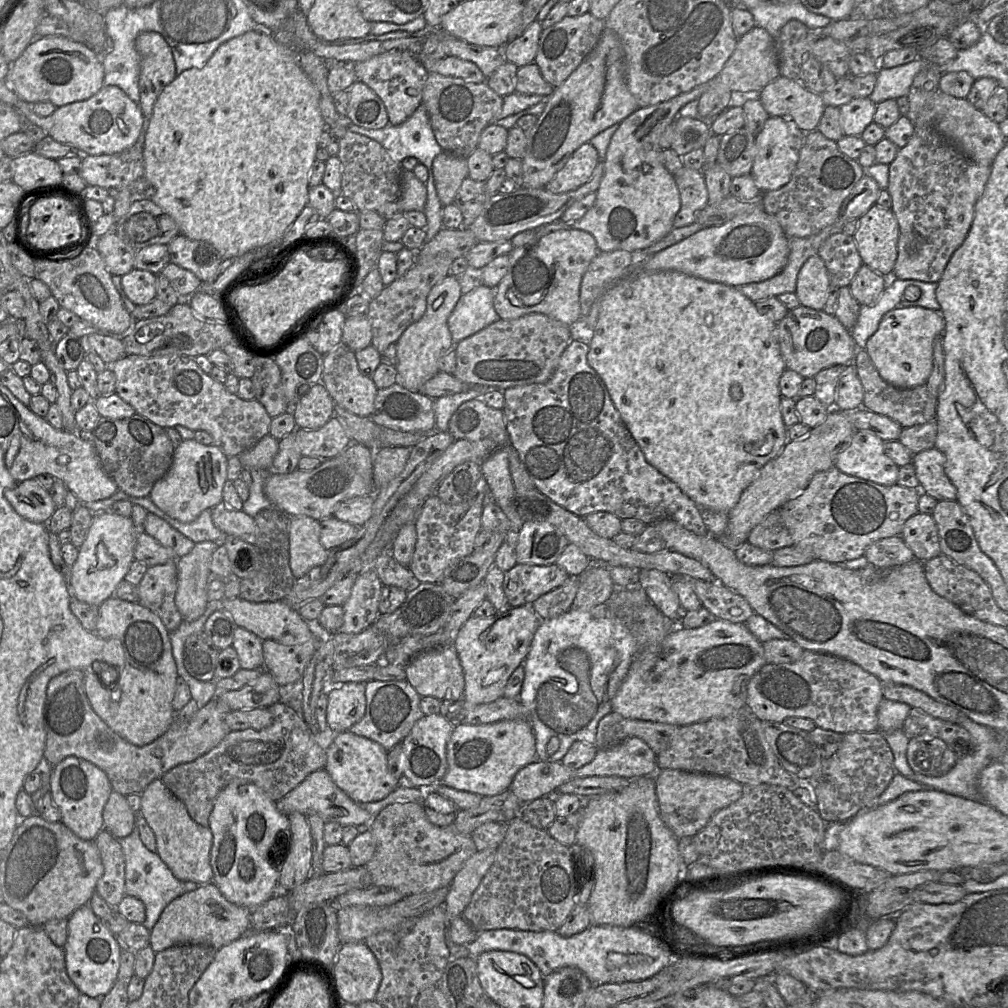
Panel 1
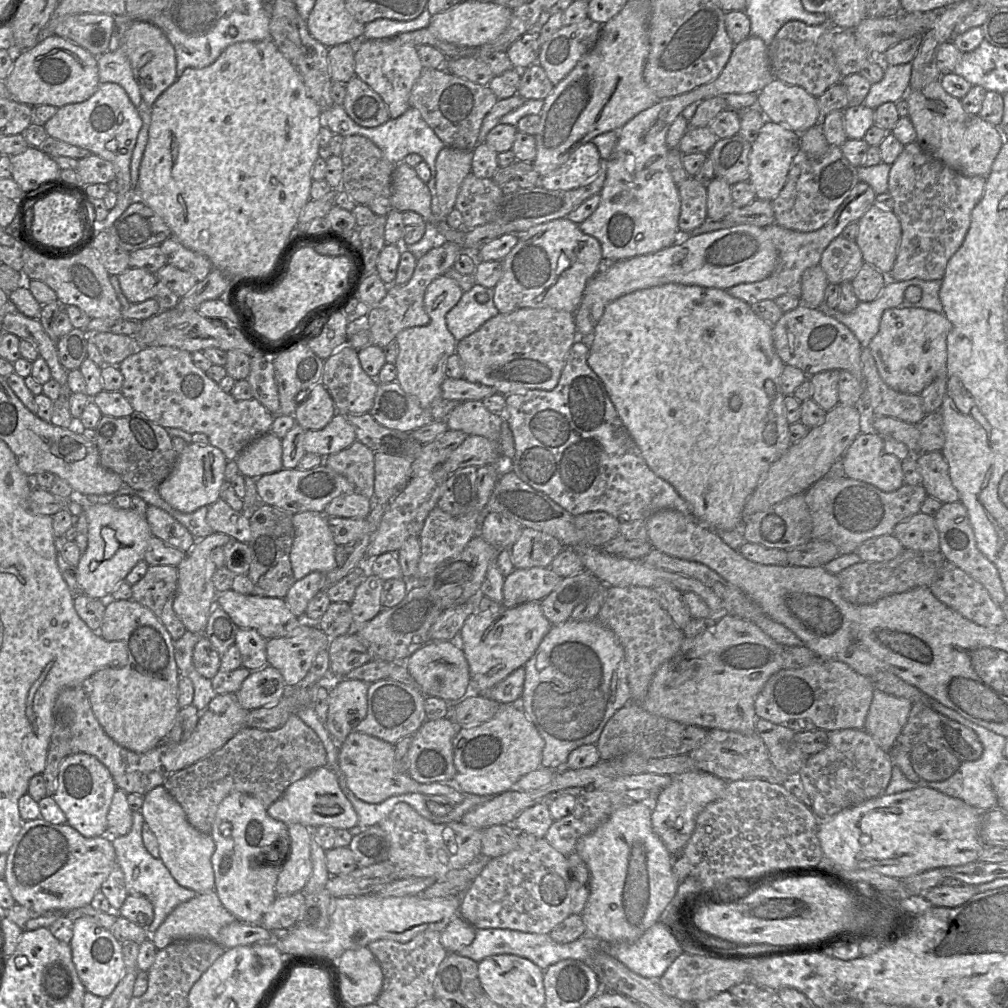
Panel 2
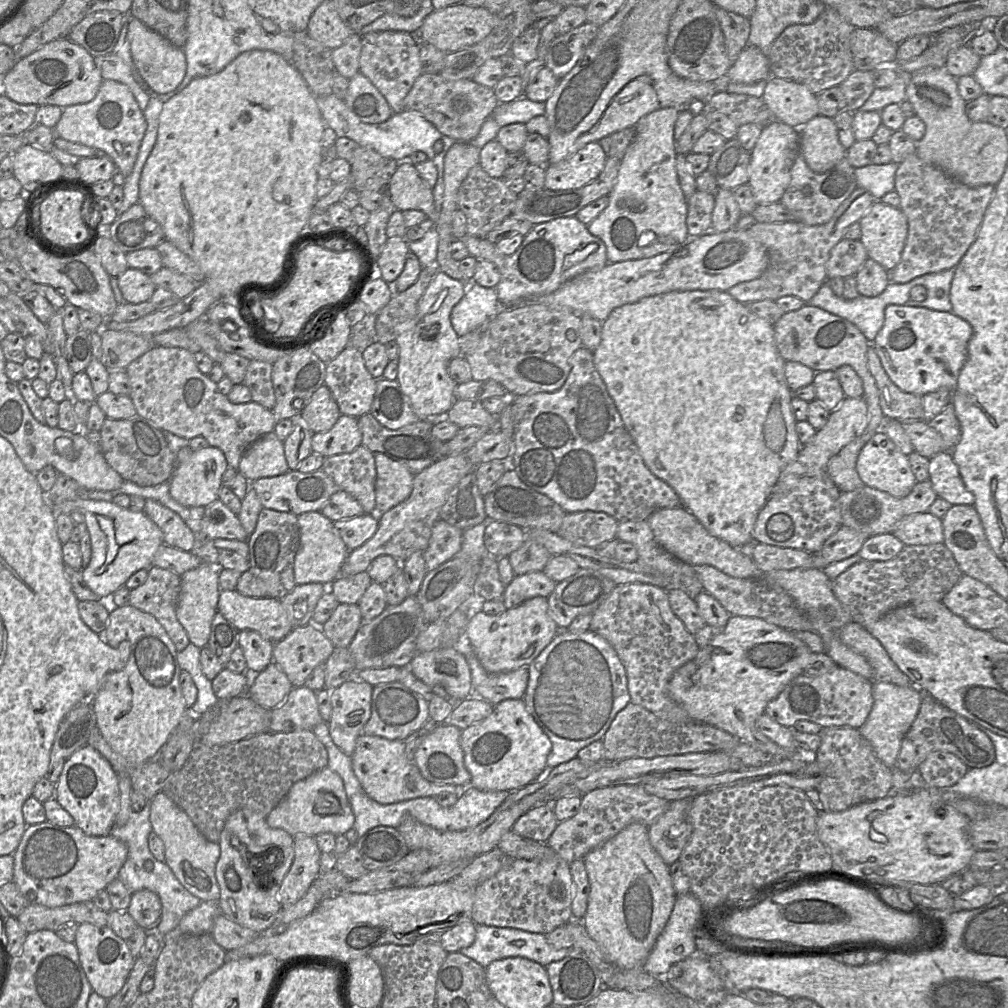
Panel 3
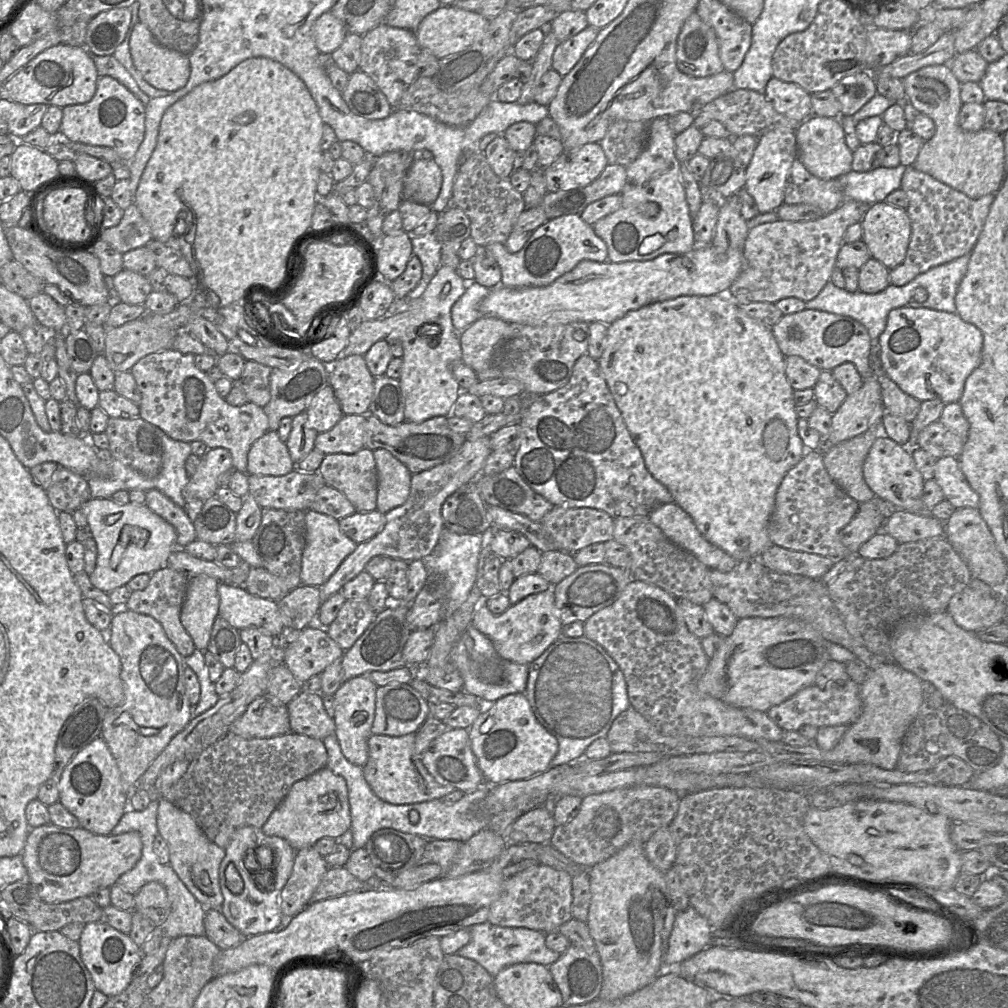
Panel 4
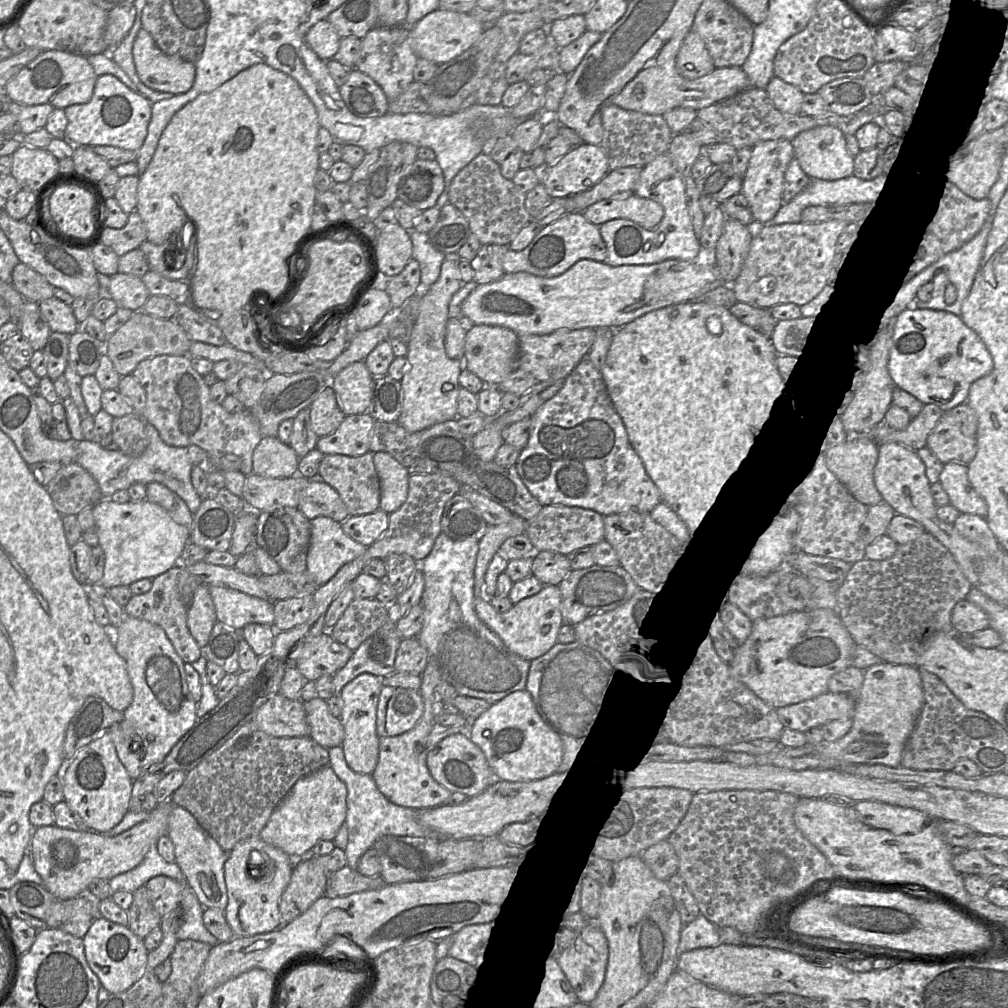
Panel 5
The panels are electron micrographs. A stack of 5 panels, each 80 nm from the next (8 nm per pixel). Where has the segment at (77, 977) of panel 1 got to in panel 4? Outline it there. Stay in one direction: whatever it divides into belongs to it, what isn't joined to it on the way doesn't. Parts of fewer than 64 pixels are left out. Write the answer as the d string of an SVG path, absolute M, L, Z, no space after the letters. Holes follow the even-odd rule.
M104 921L85 924L78 940L81 959L89 971L94 987L107 997L120 994L132 981L143 954L129 937Z

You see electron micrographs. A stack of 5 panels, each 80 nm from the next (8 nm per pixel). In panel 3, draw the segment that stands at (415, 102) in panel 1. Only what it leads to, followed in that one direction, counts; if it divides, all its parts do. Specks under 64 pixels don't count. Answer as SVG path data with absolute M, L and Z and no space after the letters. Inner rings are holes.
M398 31L369 32L362 35L359 73L367 77L390 105L393 113L403 111L403 100L422 74L420 40L416 34Z

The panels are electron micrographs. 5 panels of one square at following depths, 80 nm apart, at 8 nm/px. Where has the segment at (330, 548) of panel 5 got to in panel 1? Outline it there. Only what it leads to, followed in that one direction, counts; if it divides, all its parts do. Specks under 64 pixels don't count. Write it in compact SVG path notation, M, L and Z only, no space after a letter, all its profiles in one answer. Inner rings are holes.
M306 515L291 516L289 523L289 565L295 578L315 566L322 566L328 550L320 542L319 521Z

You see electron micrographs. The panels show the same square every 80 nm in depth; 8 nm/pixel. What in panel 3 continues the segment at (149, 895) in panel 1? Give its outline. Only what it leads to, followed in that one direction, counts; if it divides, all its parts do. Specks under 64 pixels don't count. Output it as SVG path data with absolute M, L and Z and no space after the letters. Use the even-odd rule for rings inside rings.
M147 800L141 811L130 814L125 825L121 827L114 825L110 835L127 846L127 858L120 868L117 878L123 883L128 892L132 895L139 890L146 889L159 896L162 905L160 923L156 928L146 930L146 932L154 936L164 936L178 925L186 913L197 907L201 900L188 892L175 877L169 866L165 862L158 861L150 852L148 846L148 836L152 832L150 809L150 800Z

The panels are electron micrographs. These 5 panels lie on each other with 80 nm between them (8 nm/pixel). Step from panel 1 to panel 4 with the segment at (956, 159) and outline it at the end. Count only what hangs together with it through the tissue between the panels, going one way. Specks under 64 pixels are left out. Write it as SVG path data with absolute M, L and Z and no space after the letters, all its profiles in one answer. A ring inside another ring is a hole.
M913 166L906 167L901 180L909 205L911 237L903 262L889 272L890 284L903 286L929 269L971 253L994 201L995 194L972 199Z

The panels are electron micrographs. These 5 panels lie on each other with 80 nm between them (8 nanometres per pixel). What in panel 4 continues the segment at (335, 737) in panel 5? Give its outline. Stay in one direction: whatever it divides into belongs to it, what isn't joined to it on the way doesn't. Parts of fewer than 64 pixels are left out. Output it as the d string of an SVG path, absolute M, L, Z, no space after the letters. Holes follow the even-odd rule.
M301 691L286 706L291 732L323 740L335 735L335 722L323 705L322 693Z

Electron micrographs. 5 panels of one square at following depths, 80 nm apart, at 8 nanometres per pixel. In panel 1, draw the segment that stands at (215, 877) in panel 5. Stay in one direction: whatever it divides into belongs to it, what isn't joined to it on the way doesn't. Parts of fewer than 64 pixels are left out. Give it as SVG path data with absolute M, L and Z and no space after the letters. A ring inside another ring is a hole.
M161 779L152 781L140 796L140 813L155 835L157 854L172 874L178 880L199 885L213 882L210 865L213 836L210 828L193 821L184 804L170 792Z

